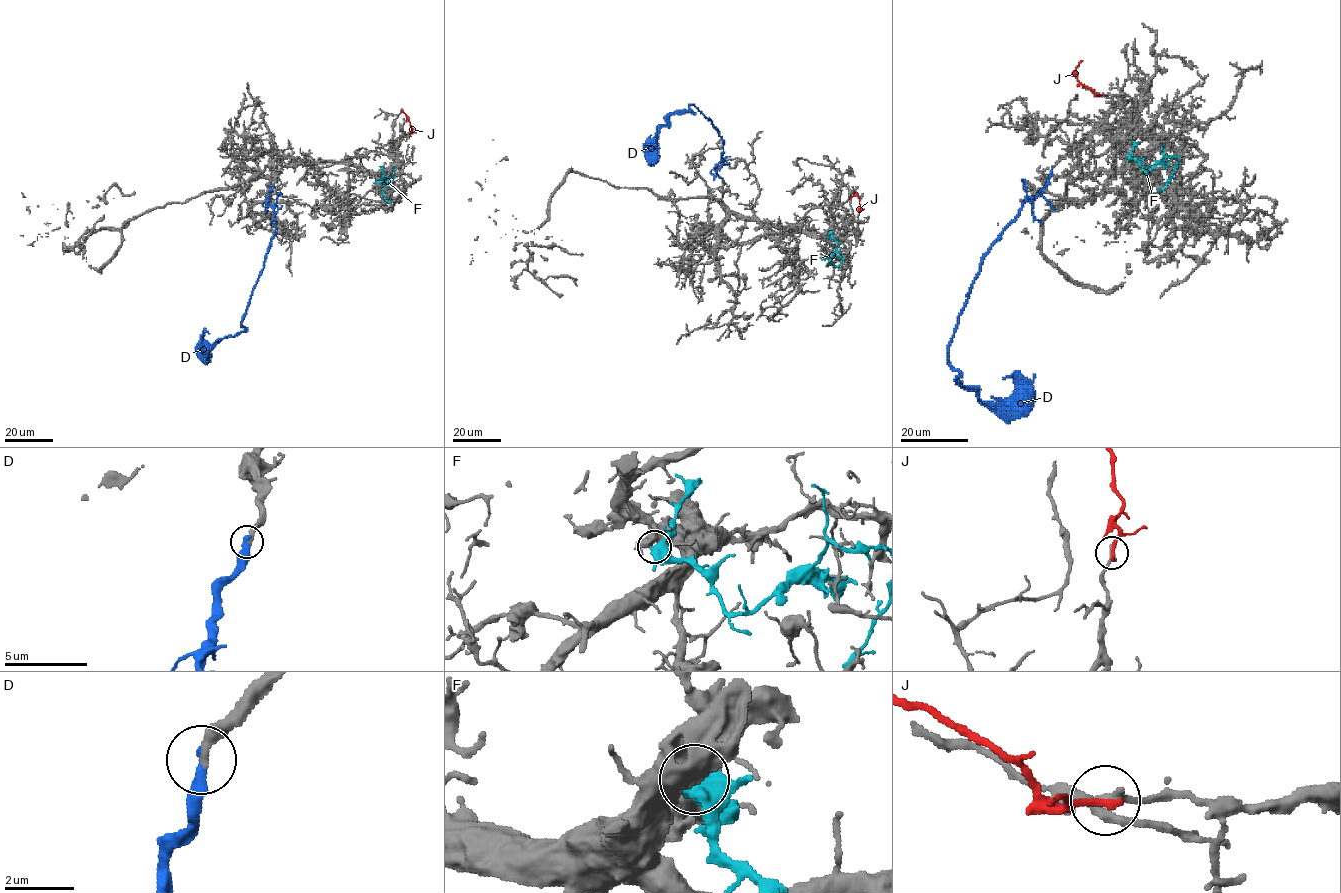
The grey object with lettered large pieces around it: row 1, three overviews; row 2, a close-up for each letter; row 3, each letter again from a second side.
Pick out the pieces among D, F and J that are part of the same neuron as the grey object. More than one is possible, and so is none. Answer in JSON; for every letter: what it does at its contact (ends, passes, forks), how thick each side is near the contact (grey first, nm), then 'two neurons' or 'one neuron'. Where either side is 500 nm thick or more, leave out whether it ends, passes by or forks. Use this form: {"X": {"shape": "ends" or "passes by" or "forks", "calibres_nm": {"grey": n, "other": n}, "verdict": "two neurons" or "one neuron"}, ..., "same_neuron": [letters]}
{"D": {"shape": "ends", "calibres_nm": {"grey": 280, "other": 400}, "verdict": "one neuron"}, "F": {"calibres_nm": {"grey": 850, "other": 500}, "verdict": "two neurons"}, "J": {"shape": "ends", "calibres_nm": {"grey": 240, "other": 240}, "verdict": "two neurons"}, "same_neuron": ["D"]}

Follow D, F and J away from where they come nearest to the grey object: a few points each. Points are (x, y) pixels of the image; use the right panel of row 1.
D: (1051, 169), (985, 255), (950, 344), (960, 383), (982, 400), (1013, 393), (1015, 381), (1002, 378)
F: (1128, 156), (1144, 169), (1149, 169), (1164, 155), (1177, 158), (1176, 168), (1158, 190)
J: (1101, 94), (1097, 95), (1077, 79), (1076, 68), (1082, 60)

